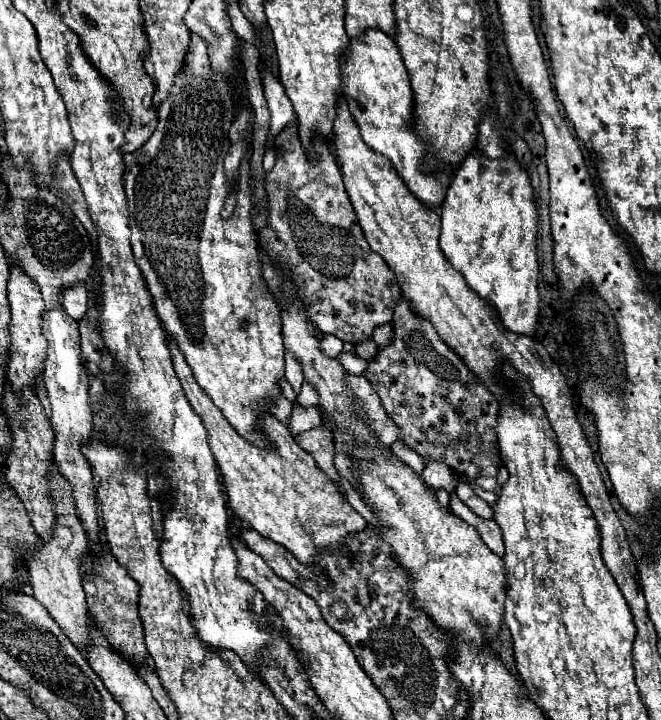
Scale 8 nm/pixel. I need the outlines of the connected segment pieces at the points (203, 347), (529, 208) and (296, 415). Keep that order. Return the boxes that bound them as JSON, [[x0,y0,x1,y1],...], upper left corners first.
[[125,33,285,449],[439,151,539,337],[289,405,321,433]]

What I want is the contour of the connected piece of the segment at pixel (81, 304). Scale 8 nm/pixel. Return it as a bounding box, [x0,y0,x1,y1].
[63,285,89,321]

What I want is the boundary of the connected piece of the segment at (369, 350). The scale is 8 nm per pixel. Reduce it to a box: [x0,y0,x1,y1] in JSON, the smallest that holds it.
[355,339,379,361]

